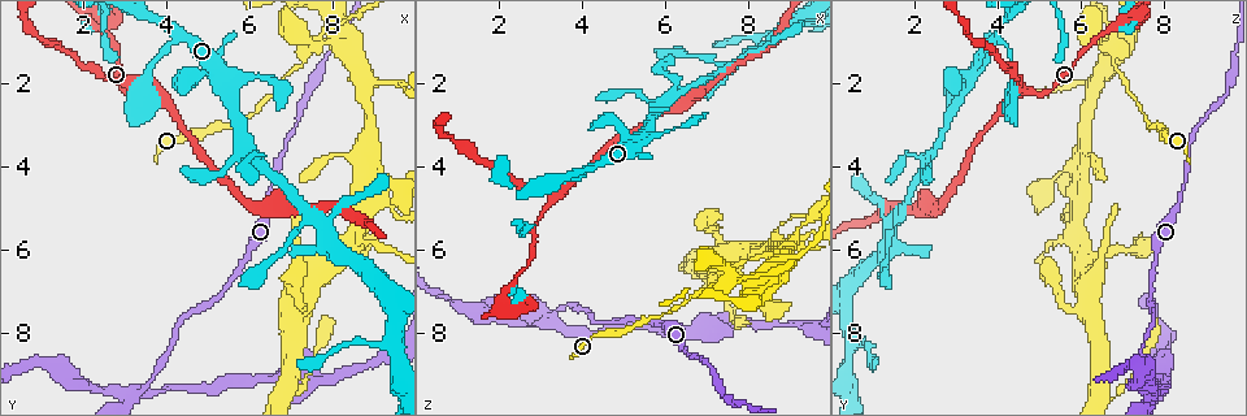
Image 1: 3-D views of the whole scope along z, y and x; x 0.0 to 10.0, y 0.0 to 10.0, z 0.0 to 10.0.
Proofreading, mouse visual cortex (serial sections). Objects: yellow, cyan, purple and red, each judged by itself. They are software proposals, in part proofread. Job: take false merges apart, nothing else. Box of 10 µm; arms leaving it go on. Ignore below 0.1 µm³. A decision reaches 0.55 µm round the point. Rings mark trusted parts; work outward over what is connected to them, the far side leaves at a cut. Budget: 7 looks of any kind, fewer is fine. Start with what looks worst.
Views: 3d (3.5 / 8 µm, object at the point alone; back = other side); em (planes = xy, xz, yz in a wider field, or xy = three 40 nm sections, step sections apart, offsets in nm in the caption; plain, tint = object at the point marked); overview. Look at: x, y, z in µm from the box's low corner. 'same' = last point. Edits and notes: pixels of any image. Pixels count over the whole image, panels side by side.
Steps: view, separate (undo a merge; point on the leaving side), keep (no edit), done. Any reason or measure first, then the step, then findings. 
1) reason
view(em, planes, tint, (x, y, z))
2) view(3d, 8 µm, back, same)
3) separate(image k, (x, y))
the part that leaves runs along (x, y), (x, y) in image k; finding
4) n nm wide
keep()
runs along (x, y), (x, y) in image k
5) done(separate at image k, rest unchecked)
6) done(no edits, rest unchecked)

four arms meet
view(3d, 3.5 µm, (3.35, 9.35, 7.65))

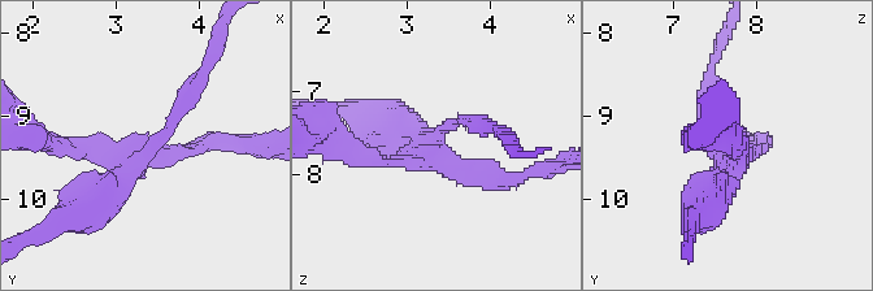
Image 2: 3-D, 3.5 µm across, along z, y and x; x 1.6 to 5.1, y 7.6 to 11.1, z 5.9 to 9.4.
4 arms; arms of 150, 150, 200, 400 nm
view(em, planes, plain, (3.35, 9.35, 7.70))

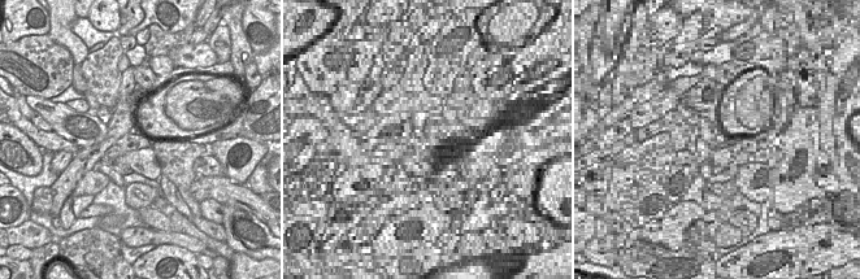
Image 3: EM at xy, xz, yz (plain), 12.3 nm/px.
where the object lies
view(em, planes, tint, same)

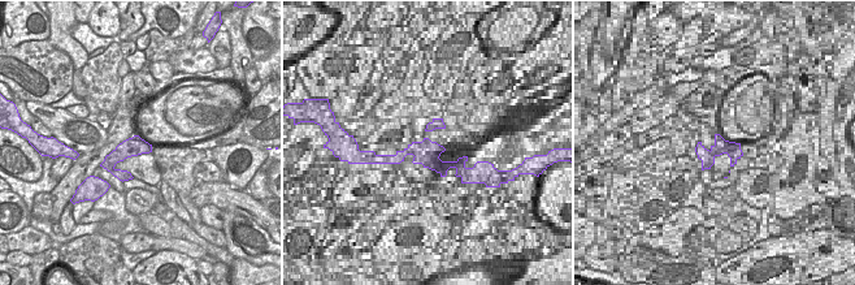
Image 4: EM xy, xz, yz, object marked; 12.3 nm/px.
separate(image 2, (467, 181))
the part that leaves runs along (435, 143), (503, 179), (543, 169) in image 2; two cells meet here

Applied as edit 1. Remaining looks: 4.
side arm on a straight run
view(3d, 3.5 µm, (7.45, 5.05, 1.65))

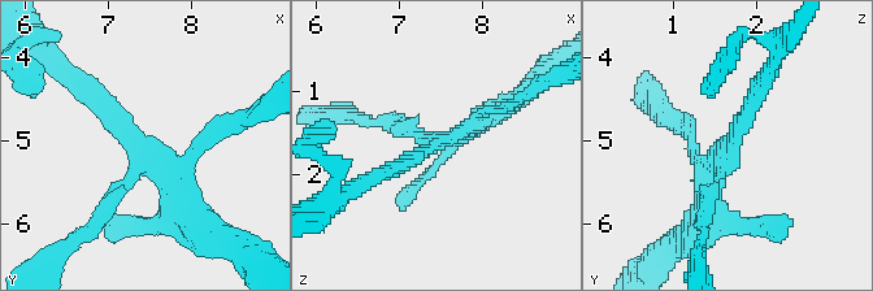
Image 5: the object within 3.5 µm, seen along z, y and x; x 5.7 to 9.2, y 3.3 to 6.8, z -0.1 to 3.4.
need the tissue
view(em, xy, step 2, tint, (7.40, 5.10, 1.65))

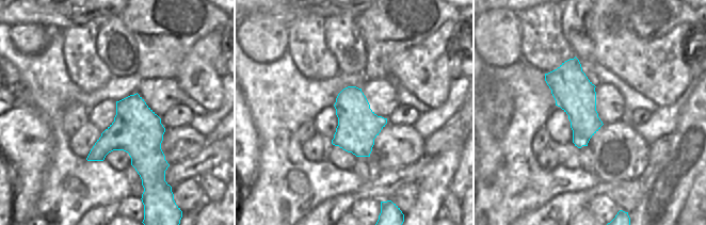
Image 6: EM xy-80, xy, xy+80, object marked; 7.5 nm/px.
view(em, xy, step 3, tint, same)

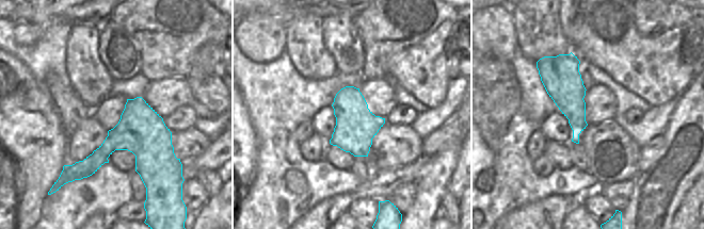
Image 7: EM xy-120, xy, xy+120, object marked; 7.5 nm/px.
keep()
all the same cell

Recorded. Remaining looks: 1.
done(separate at image 2, rest unchecked)

